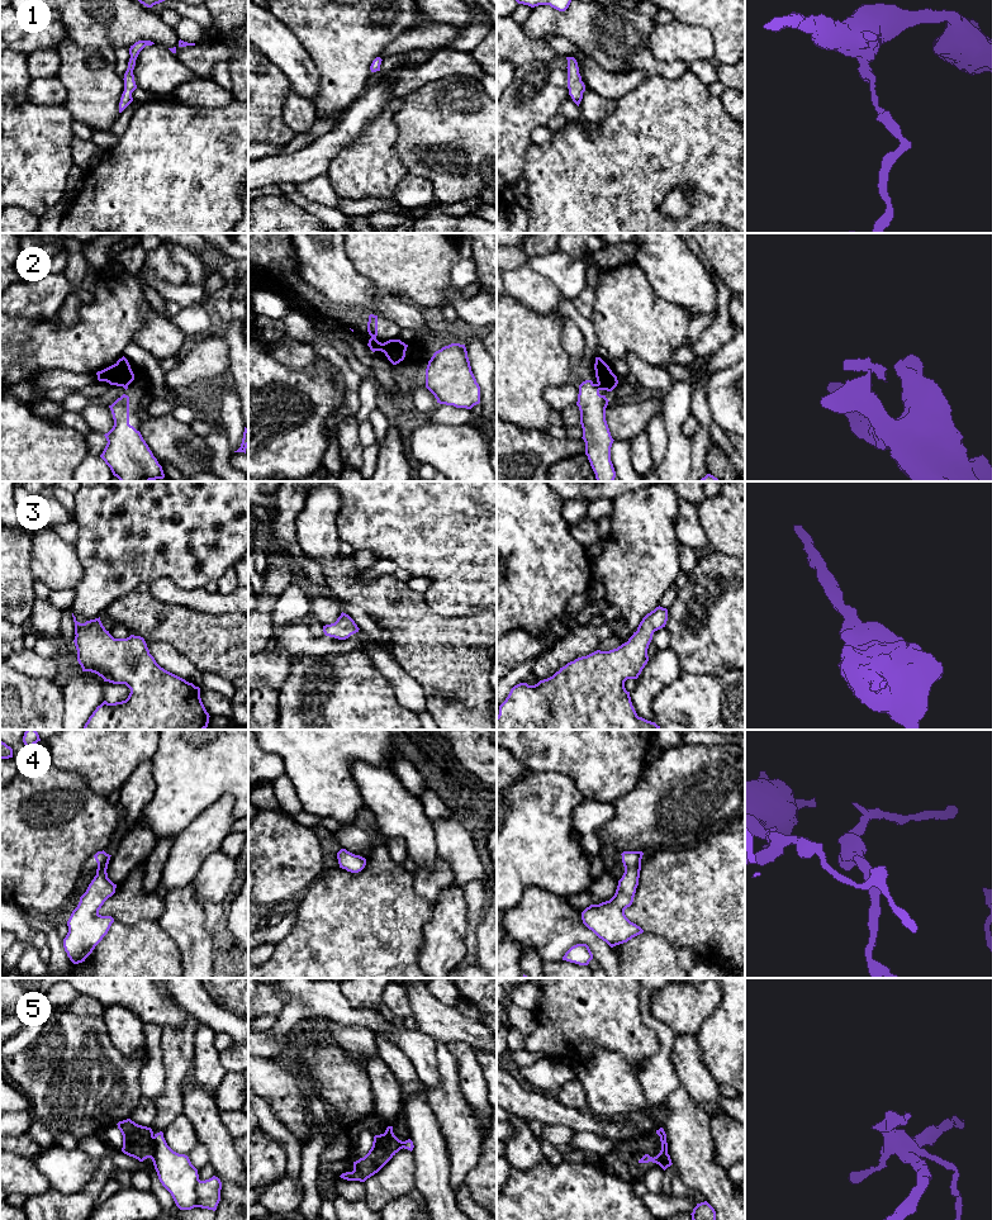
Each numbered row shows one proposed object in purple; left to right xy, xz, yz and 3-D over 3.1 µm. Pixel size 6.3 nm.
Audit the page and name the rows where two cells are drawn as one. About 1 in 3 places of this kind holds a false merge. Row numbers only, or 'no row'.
2, 5

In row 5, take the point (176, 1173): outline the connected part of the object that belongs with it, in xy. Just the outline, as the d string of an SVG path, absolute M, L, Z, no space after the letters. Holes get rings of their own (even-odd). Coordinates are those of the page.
M162 1131L155 1134L155 1141L156 1149L151 1159L160 1182L171 1193L176 1206L180 1210L201 1207L215 1211L220 1201L220 1179L213 1176L200 1181L189 1157L174 1152Z

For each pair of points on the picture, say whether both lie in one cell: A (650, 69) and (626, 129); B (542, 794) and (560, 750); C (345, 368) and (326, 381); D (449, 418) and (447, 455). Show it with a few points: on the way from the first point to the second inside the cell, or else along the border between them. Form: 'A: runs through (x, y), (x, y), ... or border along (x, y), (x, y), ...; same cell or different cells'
A: border along (680, 76), (674, 79), (650, 77); different cells
B: border along (531, 770), (566, 774), (577, 788); different cells
C: border along (317, 352), (324, 356), (342, 374), (346, 400); different cells
D: border along (431, 421), (469, 423), (478, 428); different cells

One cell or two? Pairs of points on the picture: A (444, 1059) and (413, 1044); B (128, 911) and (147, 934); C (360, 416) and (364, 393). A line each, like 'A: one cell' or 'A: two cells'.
A: two cells
B: two cells
C: one cell

